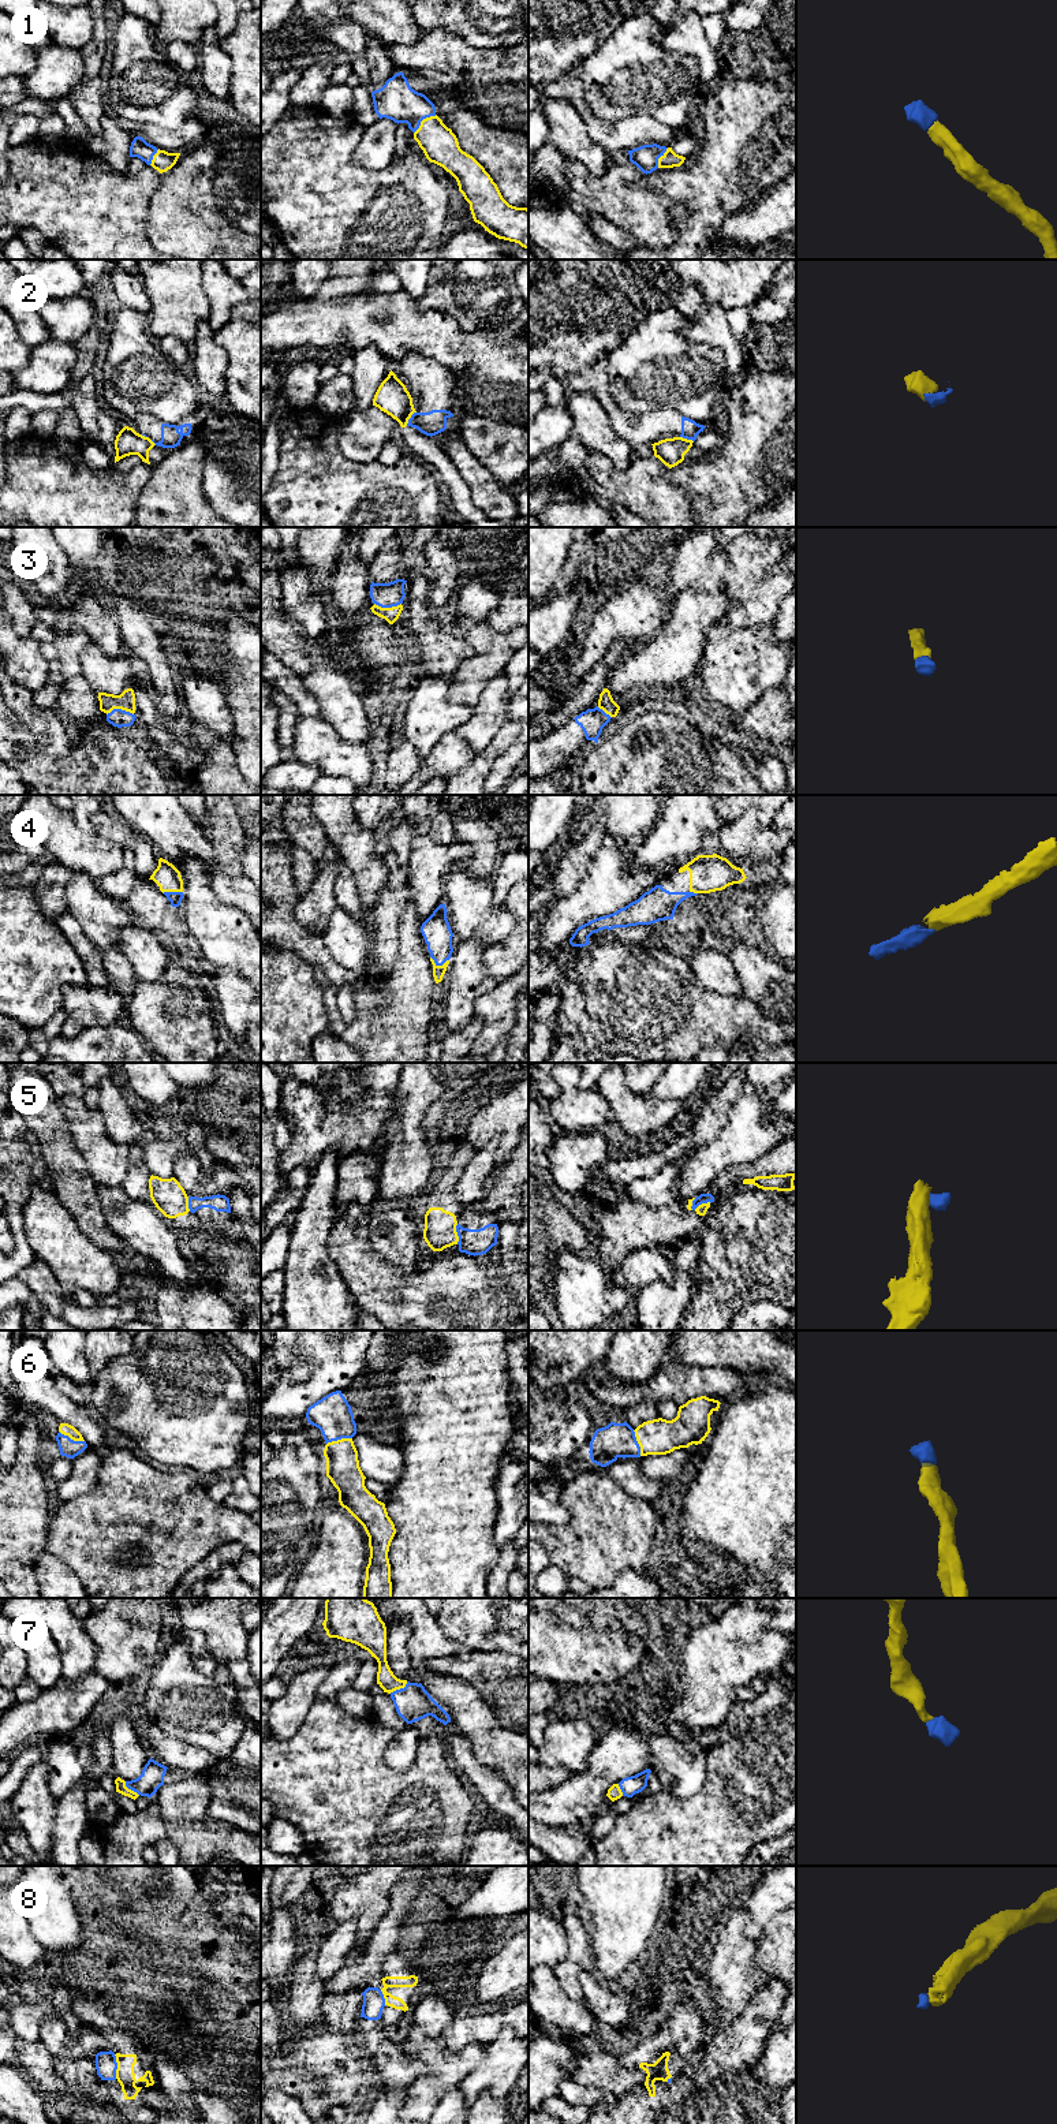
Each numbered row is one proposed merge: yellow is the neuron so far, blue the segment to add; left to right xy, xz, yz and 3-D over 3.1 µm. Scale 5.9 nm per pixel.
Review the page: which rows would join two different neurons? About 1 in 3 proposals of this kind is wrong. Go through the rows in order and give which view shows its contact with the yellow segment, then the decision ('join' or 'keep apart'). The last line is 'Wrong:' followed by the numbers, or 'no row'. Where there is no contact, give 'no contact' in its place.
1: meets yellow in xz; join
2: meets yellow in xz; keep apart
3: meets yellow in xy; join
4: meets yellow in xz; join
5: meets yellow in yz; keep apart
6: meets yellow in xy; join
7: meets yellow in xz; join
8: meets yellow in xy; keep apart
Wrong: 2, 5, 8

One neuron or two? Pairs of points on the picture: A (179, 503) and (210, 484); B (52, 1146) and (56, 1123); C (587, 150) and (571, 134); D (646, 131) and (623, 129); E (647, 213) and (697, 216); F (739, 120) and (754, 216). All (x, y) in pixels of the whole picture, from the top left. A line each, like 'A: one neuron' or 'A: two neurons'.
A: two neurons
B: one neuron
C: one neuron
D: one neuron
E: two neurons
F: two neurons

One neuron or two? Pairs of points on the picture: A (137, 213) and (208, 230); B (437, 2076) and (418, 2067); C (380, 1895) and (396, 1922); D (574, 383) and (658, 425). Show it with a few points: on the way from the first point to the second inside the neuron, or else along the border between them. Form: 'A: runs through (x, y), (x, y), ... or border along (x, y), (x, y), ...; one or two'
A: border along (159, 186), (149, 202), (146, 236), (150, 245); two
B: border along (428, 2064), (426, 2070), (406, 2090); two
C: border along (402, 1880), (391, 1893), (387, 1912), (376, 1925); two
D: runs through (596, 388), (630, 425), (637, 425); one

